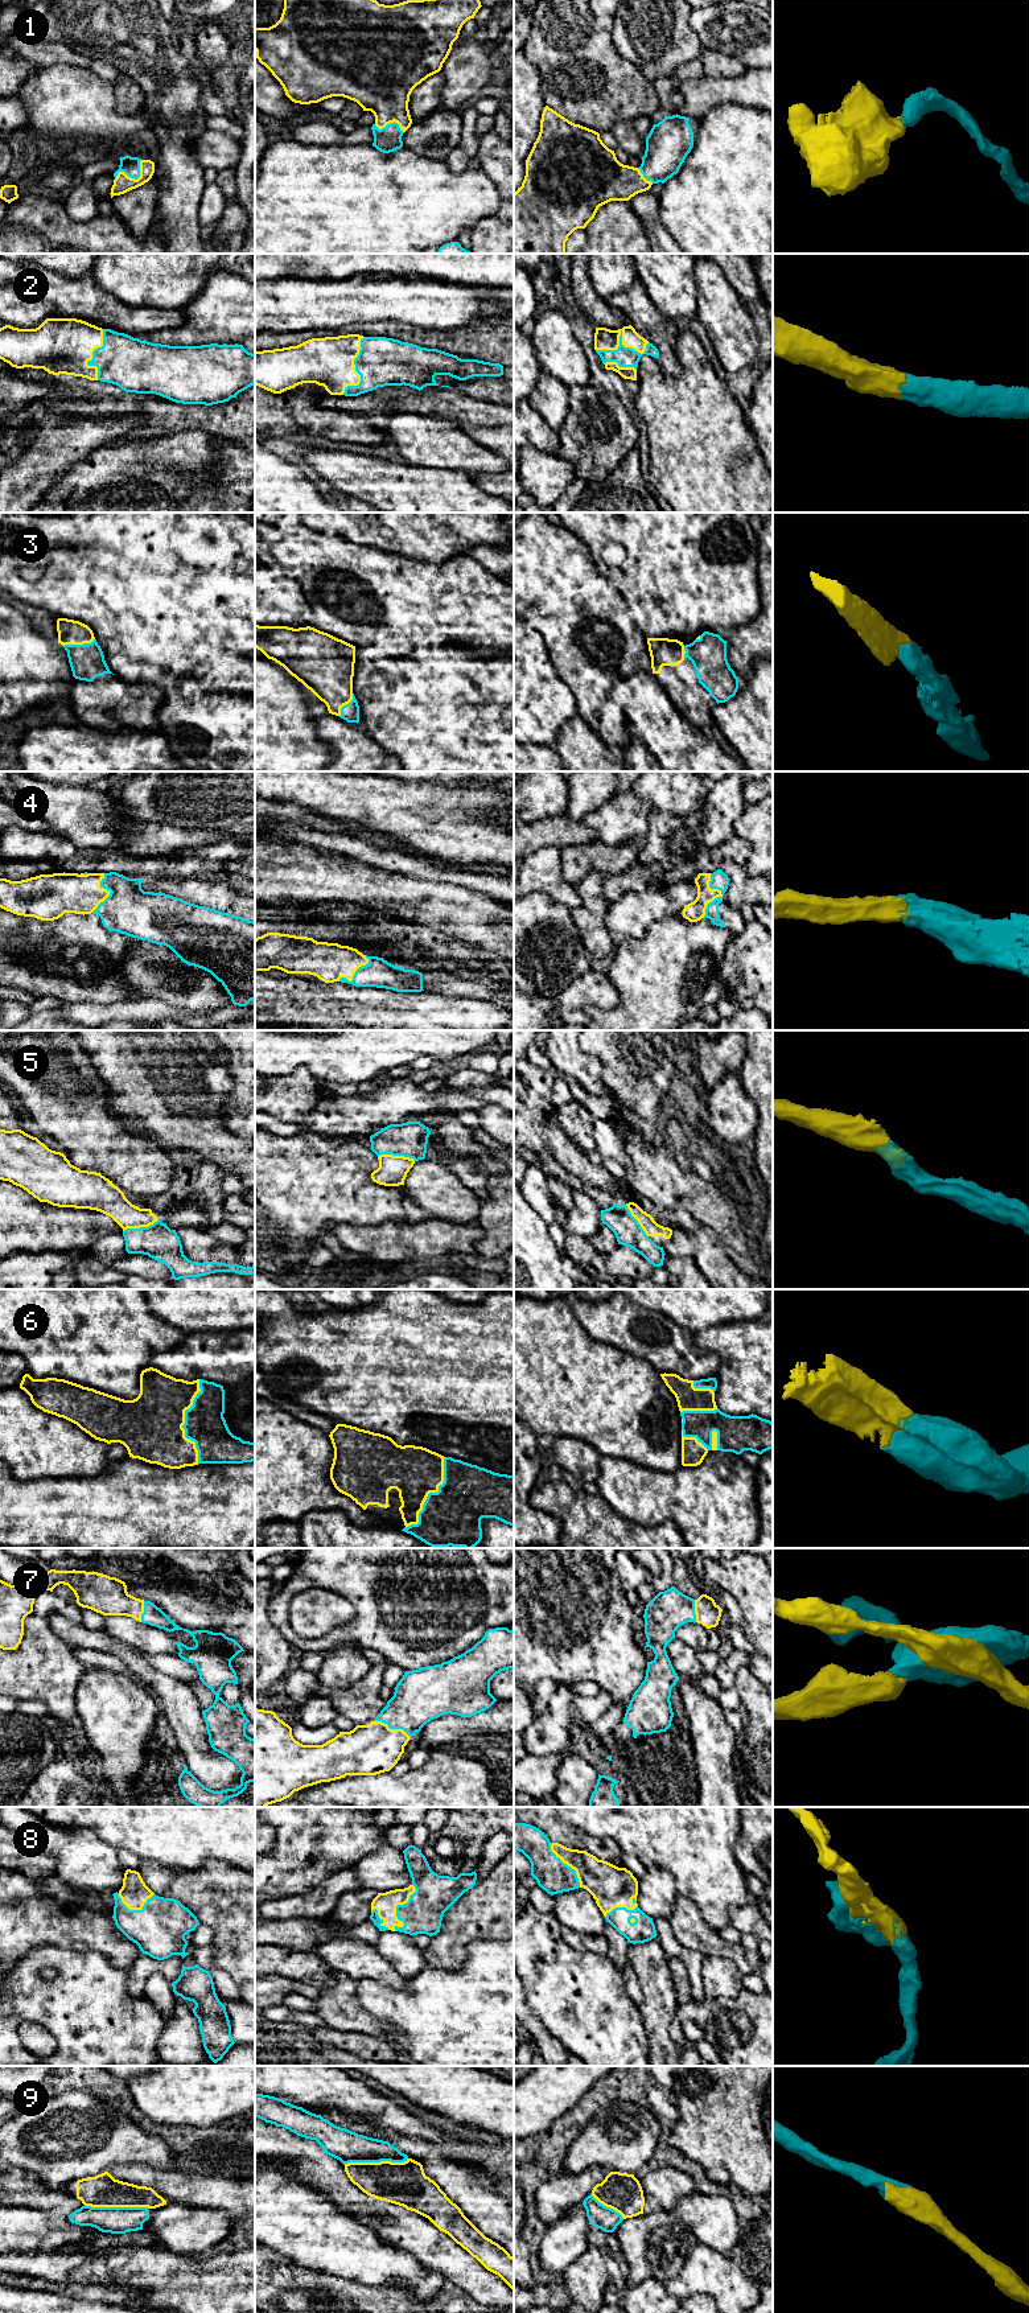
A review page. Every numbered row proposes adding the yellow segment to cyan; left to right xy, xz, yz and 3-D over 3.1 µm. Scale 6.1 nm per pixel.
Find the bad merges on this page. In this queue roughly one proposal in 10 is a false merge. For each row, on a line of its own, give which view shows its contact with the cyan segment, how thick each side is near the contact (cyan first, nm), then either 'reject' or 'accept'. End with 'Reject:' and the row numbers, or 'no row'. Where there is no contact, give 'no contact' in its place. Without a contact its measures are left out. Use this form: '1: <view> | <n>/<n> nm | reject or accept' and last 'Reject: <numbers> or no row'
1: xy | 110/110 nm | accept
2: yz | 130/130 nm | accept
3: xy | 200/150 nm | accept
4: yz | 110/120 nm | accept
5: xz | 220/180 nm | accept
6: xy | 240/380 nm | accept
7: xz | 320/300 nm | accept
8: xz | 240/130 nm | accept
9: xz | 190/260 nm | accept
Reject: no row

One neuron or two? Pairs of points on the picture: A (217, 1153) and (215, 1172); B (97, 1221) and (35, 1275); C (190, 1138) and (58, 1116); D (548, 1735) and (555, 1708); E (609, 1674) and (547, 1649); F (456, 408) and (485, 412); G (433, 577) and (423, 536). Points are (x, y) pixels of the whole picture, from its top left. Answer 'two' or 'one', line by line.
A: two
B: two
C: two
D: one
E: one
F: one
G: two

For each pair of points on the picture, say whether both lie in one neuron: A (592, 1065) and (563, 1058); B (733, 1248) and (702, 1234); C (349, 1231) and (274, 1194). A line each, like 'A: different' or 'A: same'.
A: same
B: different
C: different

